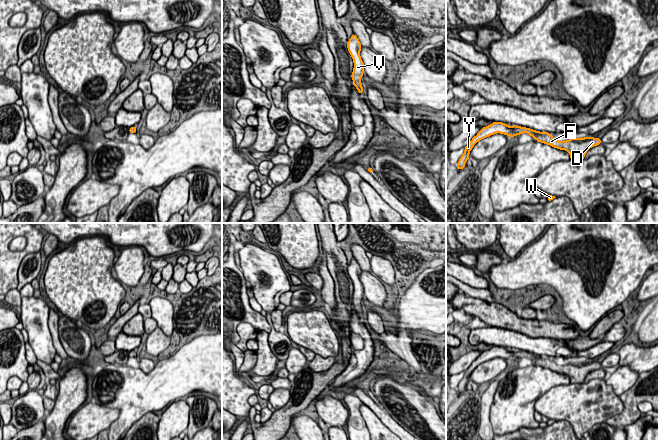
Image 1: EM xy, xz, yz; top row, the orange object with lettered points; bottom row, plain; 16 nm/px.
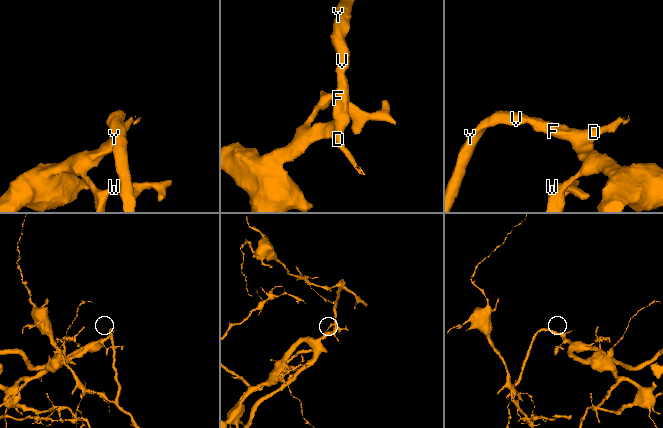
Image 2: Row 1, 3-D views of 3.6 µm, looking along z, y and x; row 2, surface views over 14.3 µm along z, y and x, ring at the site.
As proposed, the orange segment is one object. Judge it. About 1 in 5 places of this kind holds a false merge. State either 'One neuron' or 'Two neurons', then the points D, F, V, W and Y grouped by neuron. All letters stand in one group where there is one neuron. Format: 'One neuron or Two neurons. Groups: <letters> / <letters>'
One neuron. Groups: D F V W Y

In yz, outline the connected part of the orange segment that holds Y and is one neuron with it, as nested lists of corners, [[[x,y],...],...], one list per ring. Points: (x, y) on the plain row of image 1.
[[[493,346],[489,350],[483,351],[478,358],[472,362],[470,367],[465,371],[465,375],[461,382],[459,383],[457,389],[457,393],[463,393],[465,391],[466,385],[469,383],[469,377],[473,370],[480,364],[494,359],[496,357],[501,357],[507,360],[517,360],[519,358],[527,357],[531,359],[538,366],[542,366],[544,368],[551,369],[557,373],[566,374],[570,378],[570,383],[573,384],[582,384],[585,382],[586,376],[594,370],[601,368],[601,363],[593,362],[593,361],[585,361],[585,362],[571,362],[567,365],[558,365],[548,356],[539,356],[530,352],[520,351],[513,349],[512,351],[508,350],[502,346]]]

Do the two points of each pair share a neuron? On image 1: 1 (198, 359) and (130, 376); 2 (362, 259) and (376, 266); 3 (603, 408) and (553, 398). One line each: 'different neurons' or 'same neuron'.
1: same neuron
2: different neurons
3: same neuron

